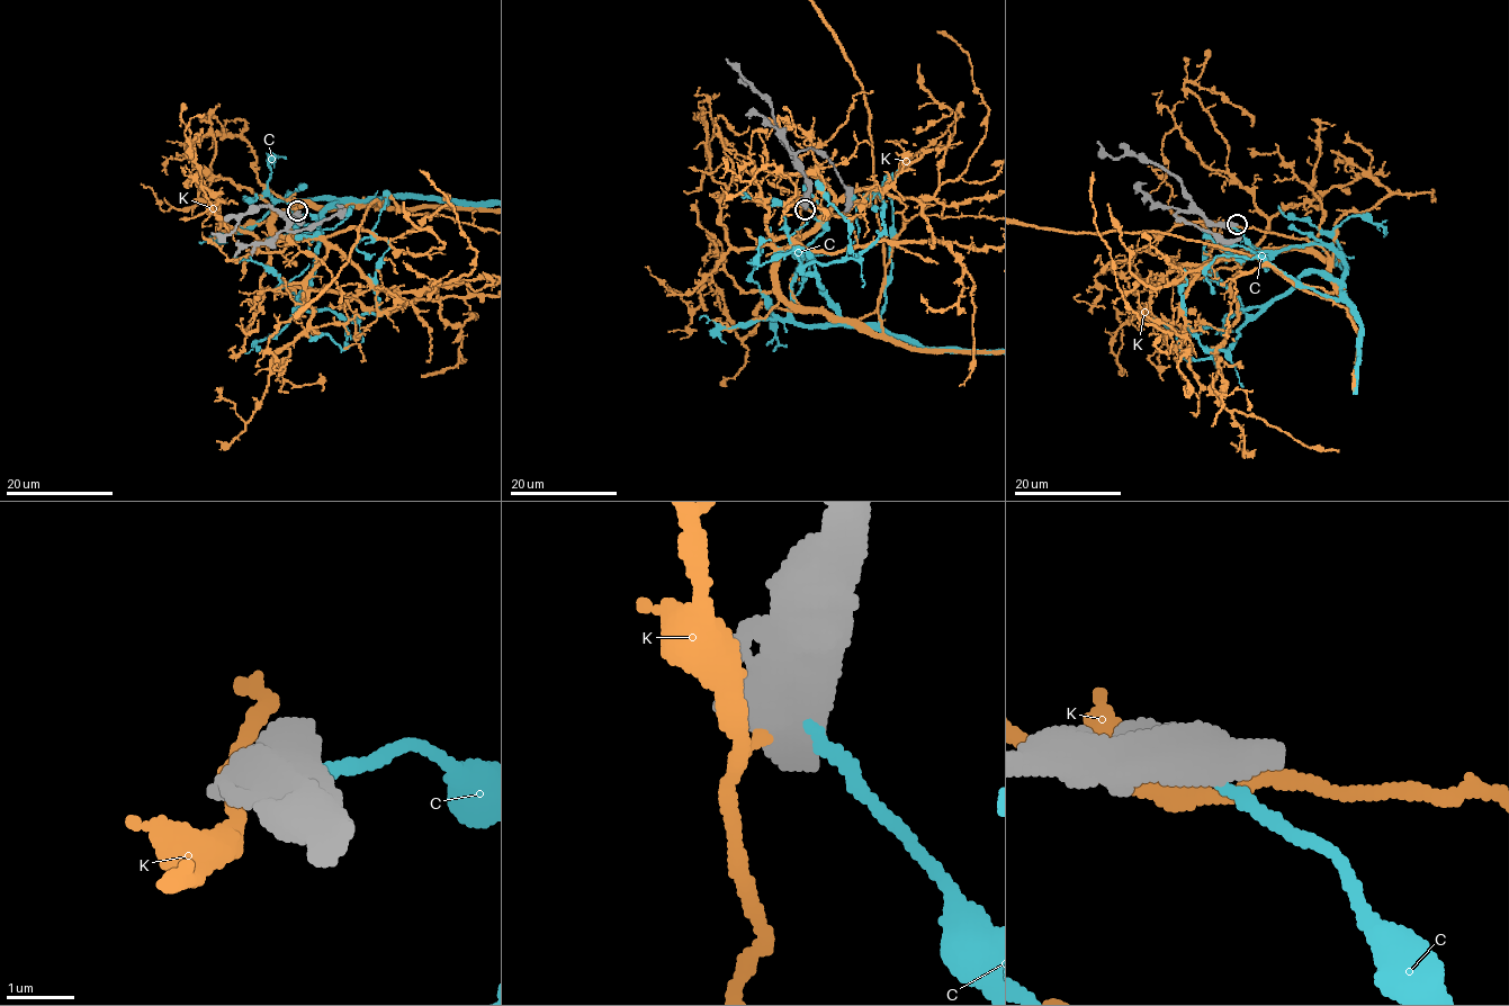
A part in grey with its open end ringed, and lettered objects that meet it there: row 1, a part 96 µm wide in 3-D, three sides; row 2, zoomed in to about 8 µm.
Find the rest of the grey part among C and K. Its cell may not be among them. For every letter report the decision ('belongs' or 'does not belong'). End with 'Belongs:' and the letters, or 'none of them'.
C: does not belong
K: does not belong
Belongs: none of them

